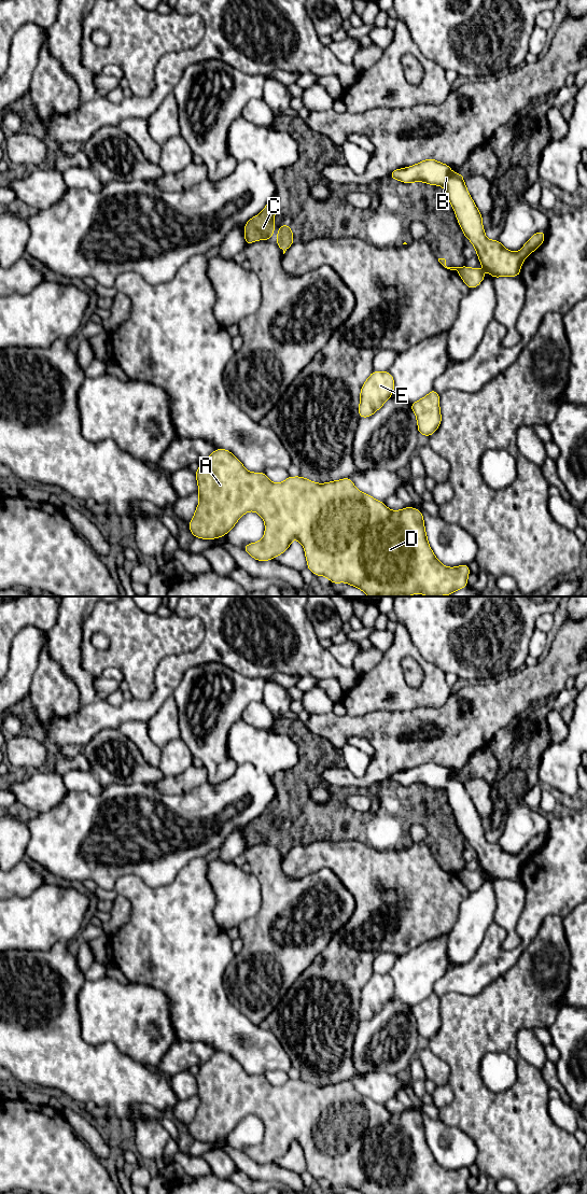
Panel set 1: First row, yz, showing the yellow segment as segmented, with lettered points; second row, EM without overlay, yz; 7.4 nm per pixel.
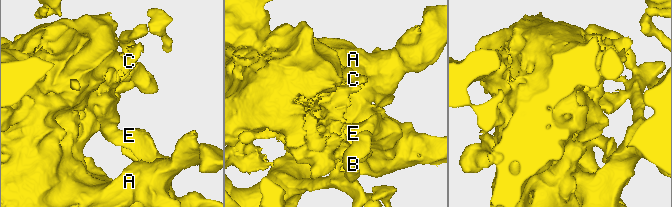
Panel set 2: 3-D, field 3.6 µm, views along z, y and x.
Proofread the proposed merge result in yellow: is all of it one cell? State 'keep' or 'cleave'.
cleave

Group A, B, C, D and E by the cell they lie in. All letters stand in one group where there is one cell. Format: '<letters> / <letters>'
A B D E / C

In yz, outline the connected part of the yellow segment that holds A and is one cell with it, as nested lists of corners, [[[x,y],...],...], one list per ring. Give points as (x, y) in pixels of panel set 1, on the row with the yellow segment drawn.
[[[215,449],[205,461],[199,463],[199,468],[195,473],[198,482],[199,502],[195,510],[194,517],[190,521],[188,530],[194,537],[204,539],[215,539],[225,536],[232,530],[239,518],[248,511],[257,512],[265,522],[265,534],[263,538],[256,543],[247,544],[243,549],[257,561],[272,560],[275,557],[282,554],[290,547],[291,542],[296,538],[304,547],[307,560],[307,567],[316,576],[325,576],[332,584],[347,582],[353,587],[361,589],[367,596],[408,596],[411,594],[425,594],[428,596],[450,595],[459,589],[467,587],[467,577],[470,575],[470,567],[462,564],[456,567],[447,567],[442,564],[433,553],[425,534],[423,515],[416,508],[406,506],[402,510],[390,510],[385,503],[375,500],[373,496],[359,491],[349,477],[335,480],[326,483],[317,483],[302,476],[289,476],[281,483],[271,482],[265,473],[251,473],[244,468],[240,460],[238,460],[230,451],[225,449]]]

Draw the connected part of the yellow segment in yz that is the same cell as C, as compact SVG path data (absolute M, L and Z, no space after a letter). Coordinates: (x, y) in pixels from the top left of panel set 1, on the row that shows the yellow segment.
M277 194L265 206L264 210L250 219L244 225L246 245L257 240L270 240L271 233L275 229L275 210L279 210L279 198Z

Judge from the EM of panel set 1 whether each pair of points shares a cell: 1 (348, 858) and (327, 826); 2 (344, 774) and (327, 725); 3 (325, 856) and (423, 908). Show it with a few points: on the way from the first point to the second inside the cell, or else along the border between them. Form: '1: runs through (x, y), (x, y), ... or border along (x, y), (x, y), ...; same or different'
1: border along (311, 841), (360, 840), (362, 842); different
2: runs through (371, 774), (379, 766), (379, 744), (354, 727); same
3: runs through (350, 860), (388, 886), (399, 888); same

